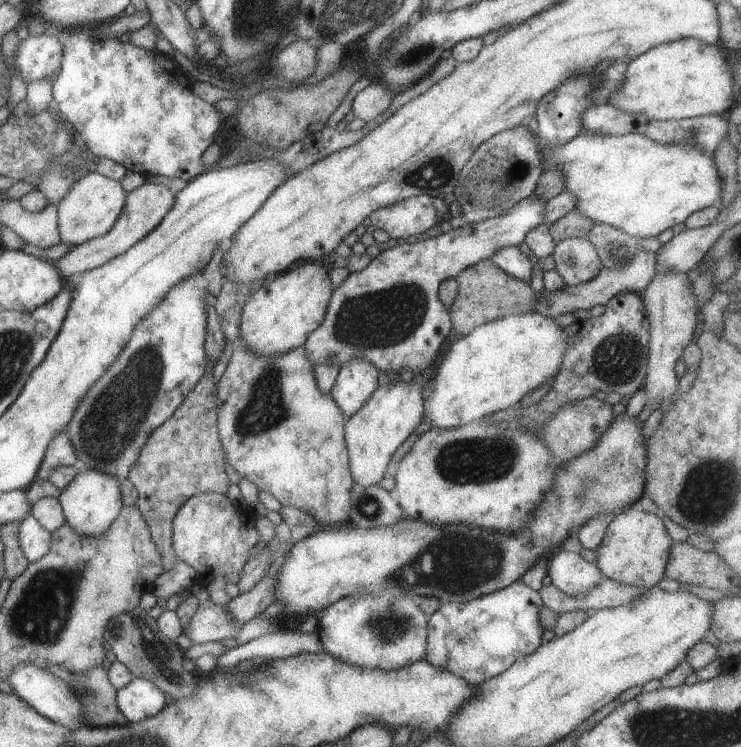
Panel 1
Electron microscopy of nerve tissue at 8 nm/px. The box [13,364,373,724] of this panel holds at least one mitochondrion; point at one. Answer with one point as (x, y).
(155, 651)

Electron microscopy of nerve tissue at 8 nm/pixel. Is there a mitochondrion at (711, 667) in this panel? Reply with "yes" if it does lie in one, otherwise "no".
no

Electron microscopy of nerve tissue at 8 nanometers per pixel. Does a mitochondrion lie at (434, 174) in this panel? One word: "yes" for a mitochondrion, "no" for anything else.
yes

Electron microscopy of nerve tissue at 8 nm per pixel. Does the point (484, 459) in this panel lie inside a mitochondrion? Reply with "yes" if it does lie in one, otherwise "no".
yes

